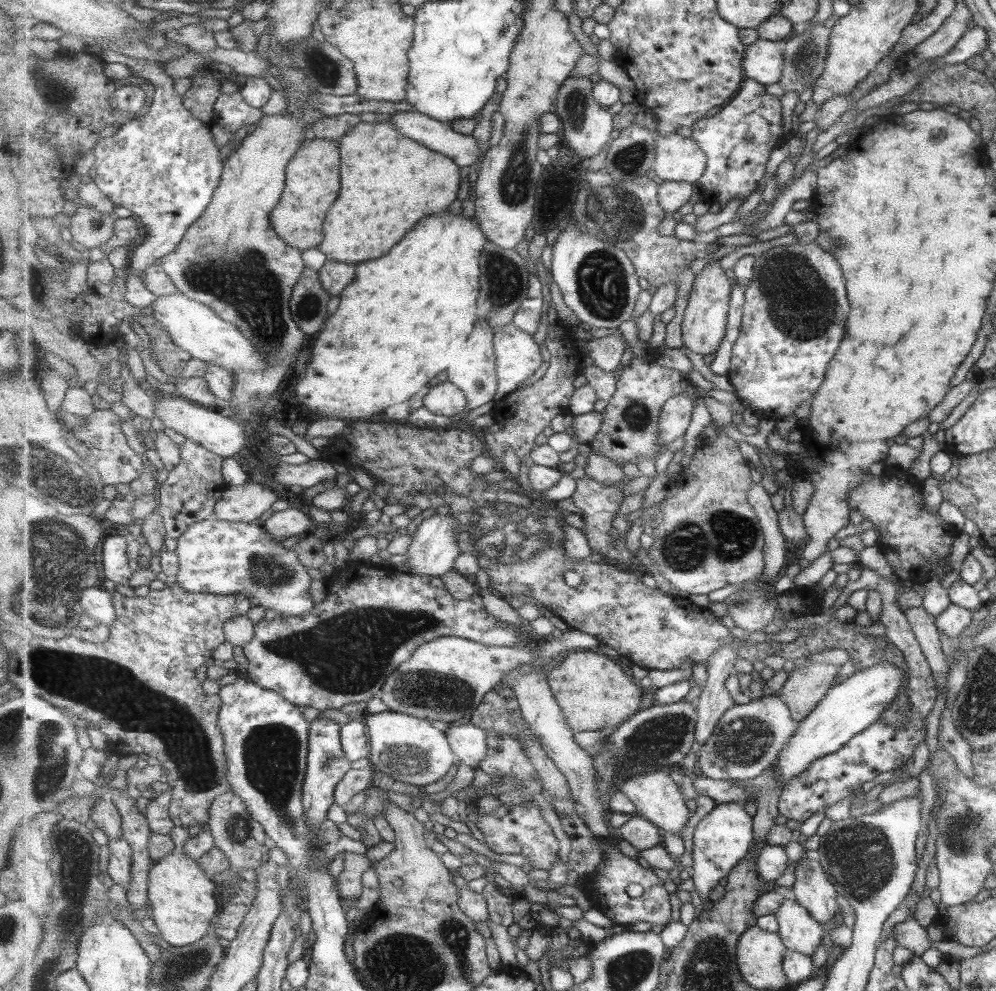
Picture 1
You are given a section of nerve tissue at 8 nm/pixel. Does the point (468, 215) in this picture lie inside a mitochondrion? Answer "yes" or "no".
no

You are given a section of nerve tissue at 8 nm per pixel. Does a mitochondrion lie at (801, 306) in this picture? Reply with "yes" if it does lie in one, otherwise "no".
yes

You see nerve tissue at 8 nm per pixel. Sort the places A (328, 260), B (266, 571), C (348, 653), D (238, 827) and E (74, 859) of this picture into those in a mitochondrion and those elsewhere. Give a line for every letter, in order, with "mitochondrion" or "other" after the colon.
A: other
B: mitochondrion
C: mitochondrion
D: mitochondrion
E: mitochondrion

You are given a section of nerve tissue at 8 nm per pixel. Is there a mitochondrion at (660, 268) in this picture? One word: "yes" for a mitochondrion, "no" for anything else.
no

